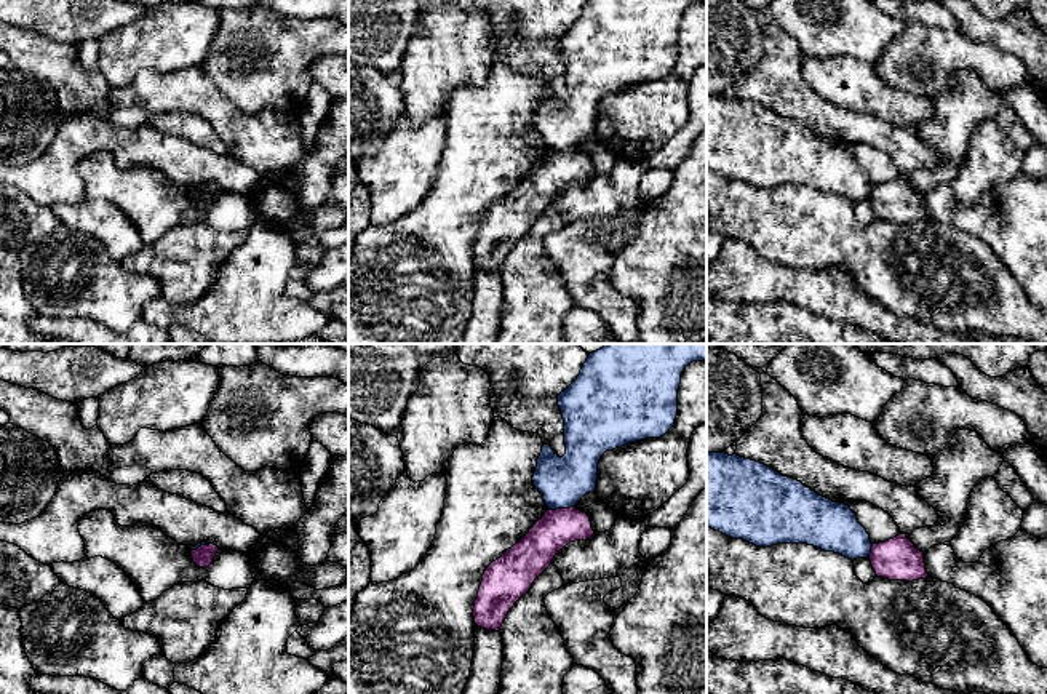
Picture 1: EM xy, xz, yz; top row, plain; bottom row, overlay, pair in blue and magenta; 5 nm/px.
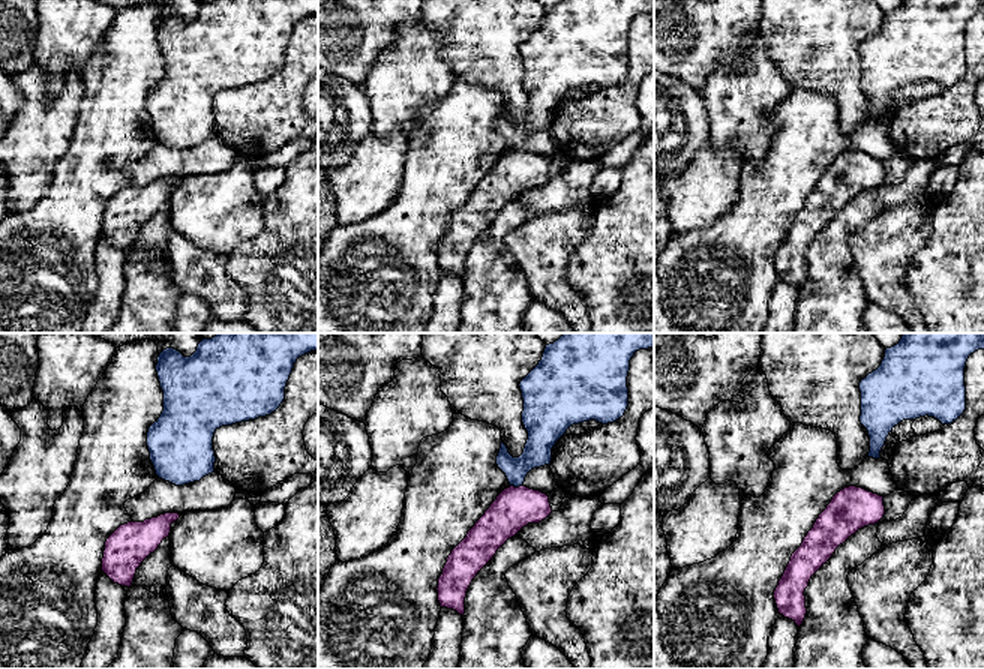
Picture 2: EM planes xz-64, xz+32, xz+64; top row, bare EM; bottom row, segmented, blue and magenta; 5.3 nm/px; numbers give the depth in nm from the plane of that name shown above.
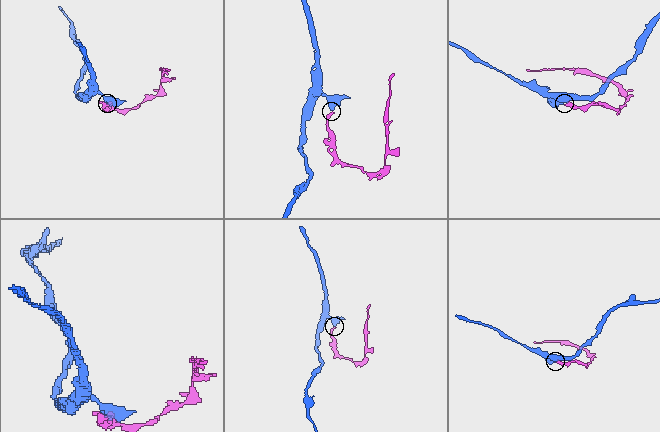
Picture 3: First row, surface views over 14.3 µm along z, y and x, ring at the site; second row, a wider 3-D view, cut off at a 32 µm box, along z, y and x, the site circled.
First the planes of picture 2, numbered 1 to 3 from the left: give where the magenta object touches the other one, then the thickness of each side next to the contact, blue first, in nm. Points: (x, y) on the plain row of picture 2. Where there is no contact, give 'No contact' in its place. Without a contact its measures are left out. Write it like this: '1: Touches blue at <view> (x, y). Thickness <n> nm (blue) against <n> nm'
1: No contact
2: Touches blue at xz+32 (516, 150). Thickness 150 nm (blue) against 220 nm
3: No contact

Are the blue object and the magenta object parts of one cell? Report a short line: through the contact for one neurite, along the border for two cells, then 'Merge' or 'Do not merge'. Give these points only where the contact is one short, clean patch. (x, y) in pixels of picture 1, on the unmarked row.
Line: xz (573, 147), (550, 152). Do not merge

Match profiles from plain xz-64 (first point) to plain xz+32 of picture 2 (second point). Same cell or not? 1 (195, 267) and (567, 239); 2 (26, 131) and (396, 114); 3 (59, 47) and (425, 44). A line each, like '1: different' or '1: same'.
1: same
2: different
3: same

